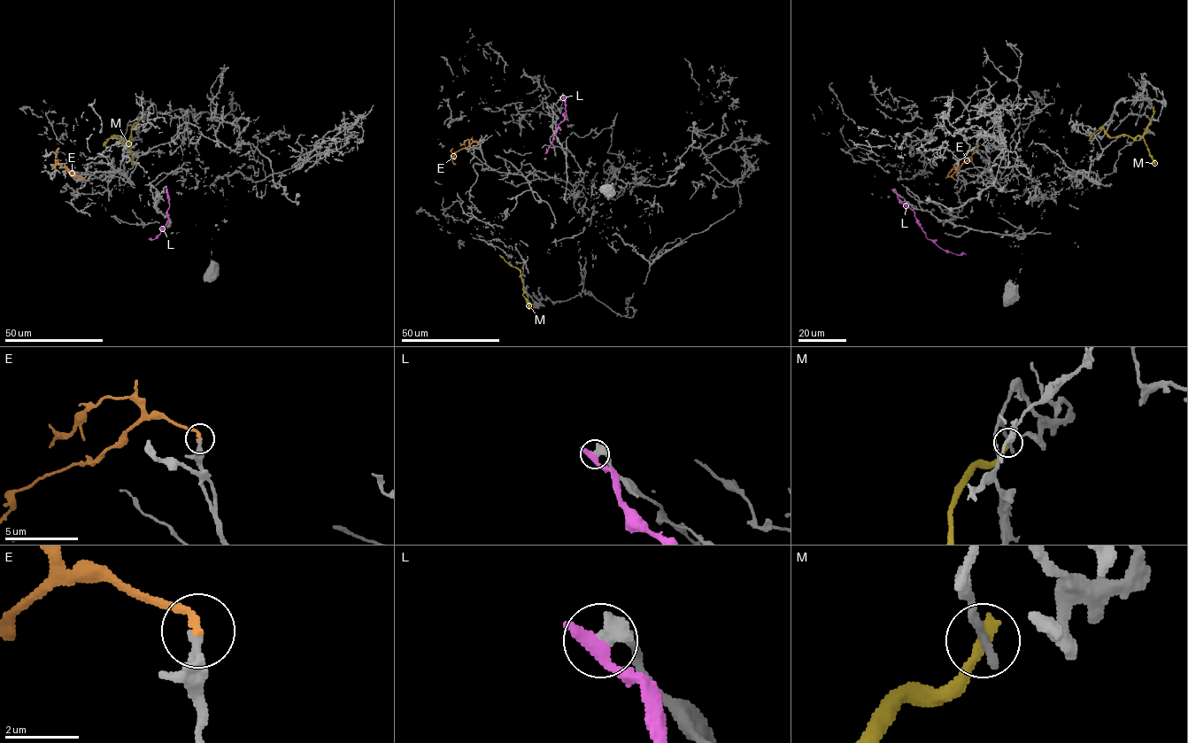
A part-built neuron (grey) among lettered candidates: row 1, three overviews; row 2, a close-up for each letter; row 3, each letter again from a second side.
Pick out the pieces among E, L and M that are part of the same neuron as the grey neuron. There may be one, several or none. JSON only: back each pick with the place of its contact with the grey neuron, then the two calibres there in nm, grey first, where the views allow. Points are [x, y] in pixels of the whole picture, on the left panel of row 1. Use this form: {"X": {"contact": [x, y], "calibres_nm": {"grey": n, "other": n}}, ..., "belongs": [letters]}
{"E": {"contact": [83, 178], "calibres_nm": {"grey": 300, "other": 200}}, "belongs": ["E"]}

